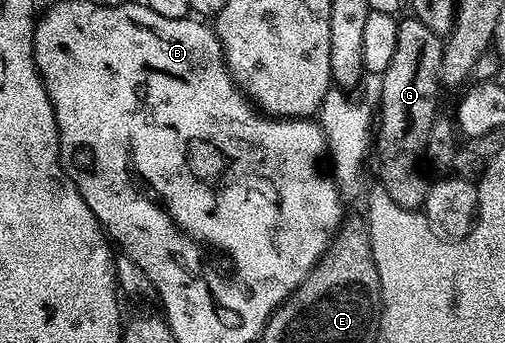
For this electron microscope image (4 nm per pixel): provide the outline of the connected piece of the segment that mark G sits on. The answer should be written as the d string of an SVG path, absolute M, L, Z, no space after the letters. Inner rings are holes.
M404 17L399 21L396 32L396 52L392 64L380 75L382 95L376 106L376 158L382 167L378 174L382 177L381 189L396 204L418 208L423 205L428 187L422 179L422 166L428 144L428 128L432 128L439 113L434 101L440 91L438 69L442 63L443 39L428 28L419 18ZM438 110L438 111L437 111Z

